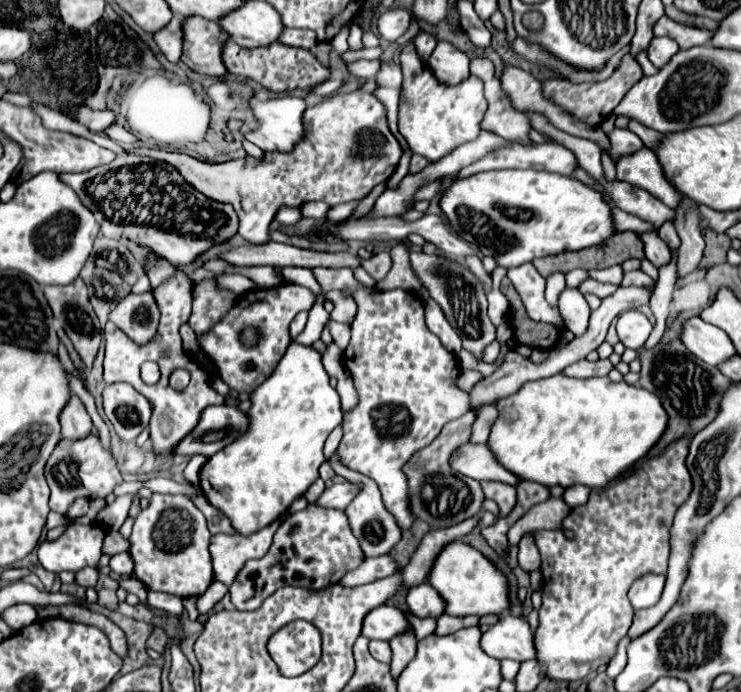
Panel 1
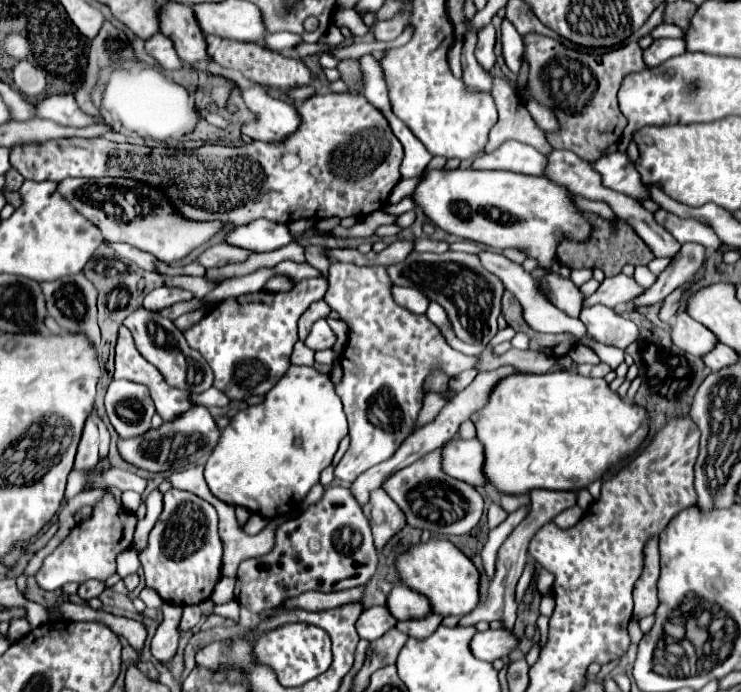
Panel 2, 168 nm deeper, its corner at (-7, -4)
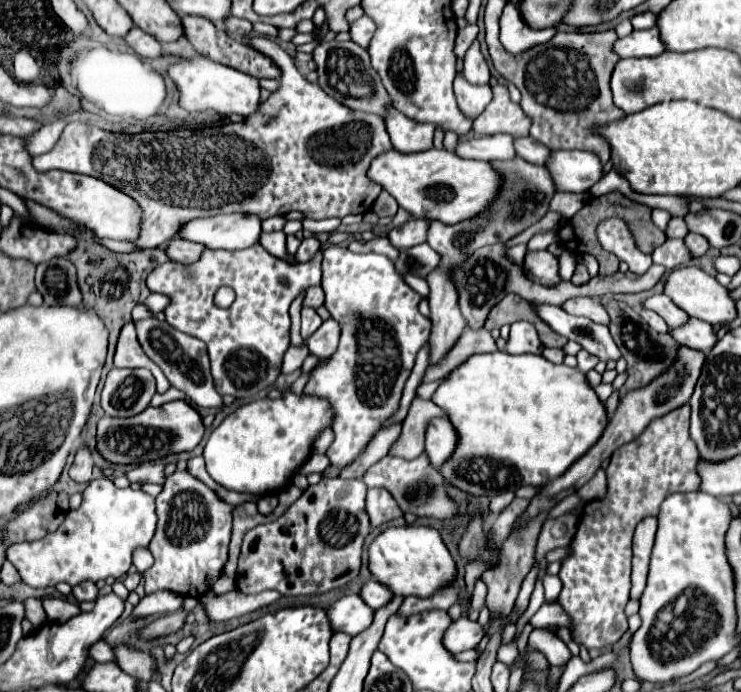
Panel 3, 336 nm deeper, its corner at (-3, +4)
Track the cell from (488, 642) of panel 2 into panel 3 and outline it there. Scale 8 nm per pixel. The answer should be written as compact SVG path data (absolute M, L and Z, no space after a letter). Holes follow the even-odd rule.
M460 616L452 620L450 628L446 628L442 636L442 644L446 644L446 650L456 654L462 650L472 650L480 644L482 640L482 626L478 622L468 620L466 616Z

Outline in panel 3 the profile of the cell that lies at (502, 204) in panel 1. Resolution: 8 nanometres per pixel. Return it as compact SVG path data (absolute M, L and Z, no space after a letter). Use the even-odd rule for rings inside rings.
M392 148L372 160L368 178L374 184L380 184L380 188L396 198L396 202L414 218L442 220L444 224L462 222L488 208L500 186L500 174L488 162L464 160L444 148L430 148L414 154L404 154Z

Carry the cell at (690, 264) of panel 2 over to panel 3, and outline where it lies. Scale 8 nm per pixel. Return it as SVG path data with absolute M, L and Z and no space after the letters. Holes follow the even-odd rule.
M690 232L690 234L684 238L684 242L688 244L688 248L690 248L690 252L692 252L694 256L704 256L704 254L708 252L708 248L710 248L710 244L704 240L704 236L694 234L694 232Z

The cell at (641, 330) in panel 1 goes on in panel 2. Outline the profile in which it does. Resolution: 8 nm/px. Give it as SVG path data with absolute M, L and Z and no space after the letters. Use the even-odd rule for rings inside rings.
M606 306L584 308L580 320L586 324L588 334L604 344L628 348L640 336L640 326Z

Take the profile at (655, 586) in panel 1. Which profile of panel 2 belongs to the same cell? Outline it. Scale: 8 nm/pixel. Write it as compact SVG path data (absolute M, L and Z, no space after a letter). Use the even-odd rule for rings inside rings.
M658 540L646 544L646 566L642 576L634 584L634 618L642 620L648 614L654 614L658 608Z

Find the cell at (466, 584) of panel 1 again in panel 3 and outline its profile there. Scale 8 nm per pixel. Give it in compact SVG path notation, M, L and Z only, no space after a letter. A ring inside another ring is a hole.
M388 526L368 546L370 574L396 596L432 596L456 580L456 566L438 530L430 526Z

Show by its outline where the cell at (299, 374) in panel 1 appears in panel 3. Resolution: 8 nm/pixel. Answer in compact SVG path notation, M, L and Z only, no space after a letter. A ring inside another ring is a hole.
M286 390L280 400L250 402L226 416L210 434L204 446L206 470L218 484L236 492L250 492L256 496L278 492L306 462L314 438L330 422L330 404L314 396L296 396Z

